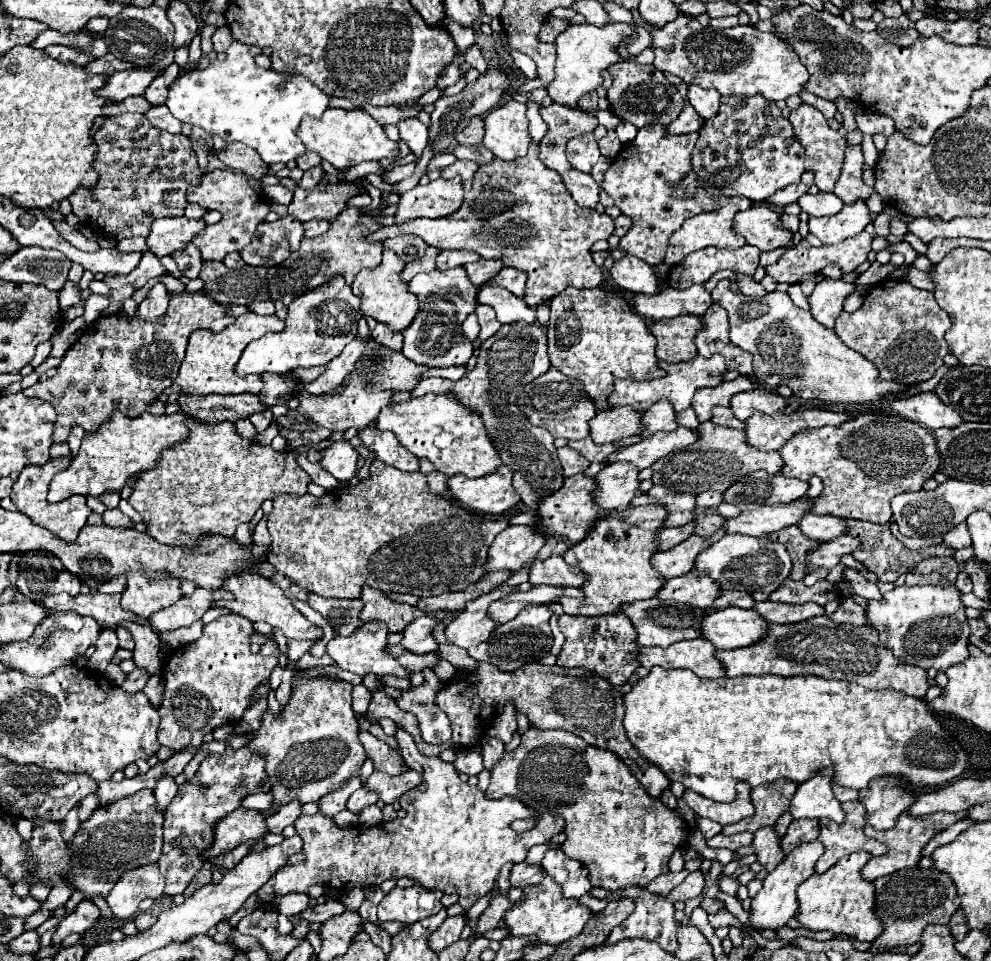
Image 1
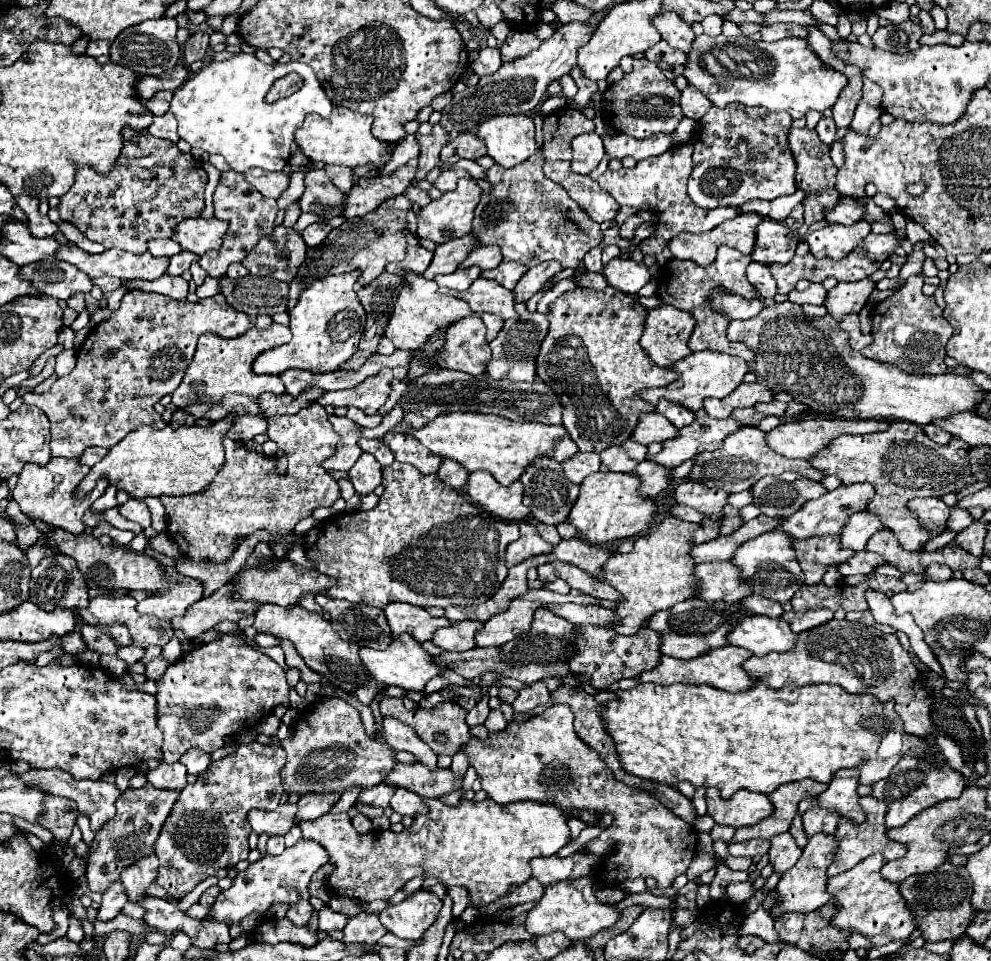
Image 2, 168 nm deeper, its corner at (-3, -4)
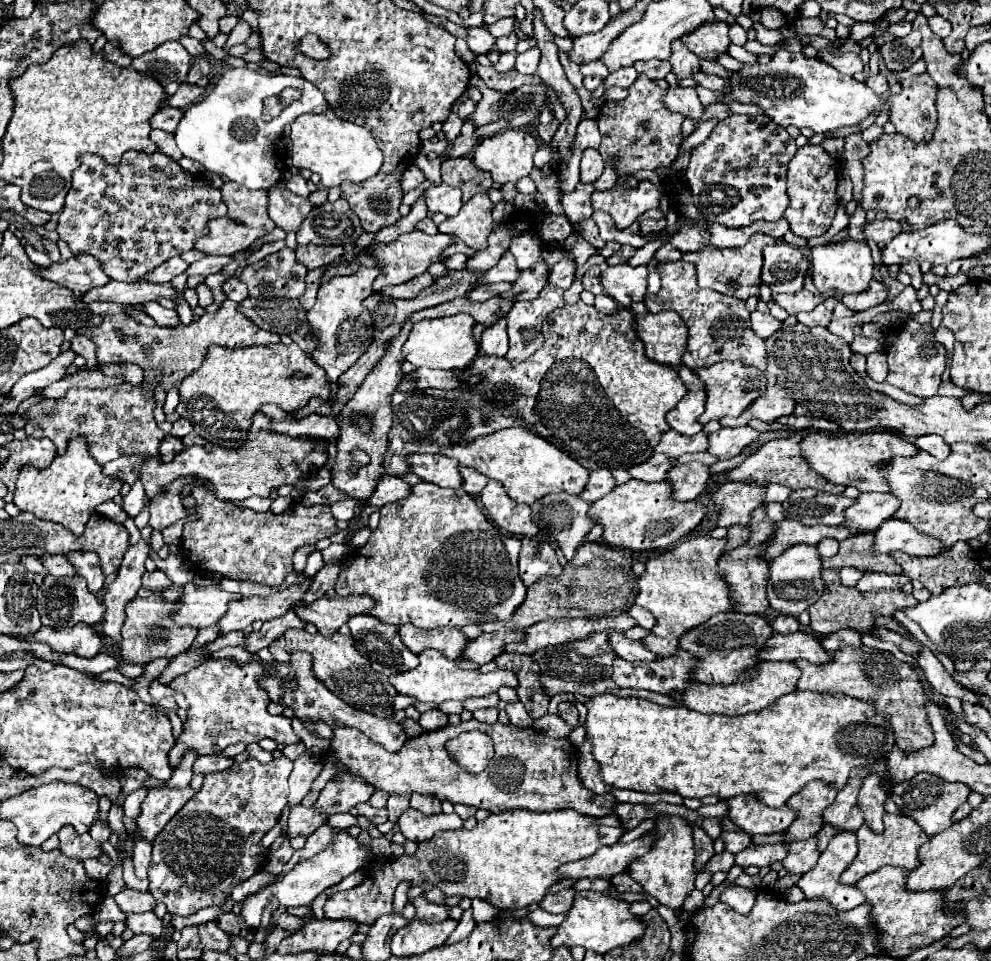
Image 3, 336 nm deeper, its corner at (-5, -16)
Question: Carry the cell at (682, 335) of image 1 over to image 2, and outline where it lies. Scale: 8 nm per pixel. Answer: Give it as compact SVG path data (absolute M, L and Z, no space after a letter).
M659 306L649 310L645 330L641 336L643 350L663 368L671 368L675 362L689 356L689 336L693 334L695 320L689 312L677 310L673 306Z

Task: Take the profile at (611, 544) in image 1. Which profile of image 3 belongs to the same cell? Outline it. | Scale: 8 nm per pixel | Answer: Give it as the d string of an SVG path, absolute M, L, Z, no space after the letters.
M699 536L683 540L671 552L649 560L647 570L637 578L641 592L637 594L635 604L647 608L657 618L651 636L647 636L643 644L657 656L673 656L675 652L679 652L681 636L687 634L691 628L697 628L715 614L733 612L733 598L729 586L717 568L719 556L725 552L725 546L725 538L717 540Z

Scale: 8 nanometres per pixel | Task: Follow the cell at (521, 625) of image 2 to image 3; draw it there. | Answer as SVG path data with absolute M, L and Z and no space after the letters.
M621 614L615 618L597 618L597 620L587 620L587 618L577 618L577 620L543 620L539 624L529 626L527 638L521 644L507 644L507 652L517 652L517 654L533 654L537 650L549 648L549 646L559 646L567 644L571 640L583 640L595 632L607 632L607 630L619 630L625 632L629 628L637 626L637 622L629 614Z

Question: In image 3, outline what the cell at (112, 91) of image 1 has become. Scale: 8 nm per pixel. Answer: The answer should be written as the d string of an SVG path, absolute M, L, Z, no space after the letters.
M183 82L183 84L179 86L179 90L175 92L175 96L167 98L167 102L163 102L163 106L173 106L173 108L181 108L181 110L183 110L183 108L187 108L187 106L199 102L203 94L205 94L205 88L199 88L199 86L195 86L195 84Z

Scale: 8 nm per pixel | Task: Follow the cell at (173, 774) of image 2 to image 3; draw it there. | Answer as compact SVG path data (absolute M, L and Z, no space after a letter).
M185 752L181 764L175 768L173 776L169 778L169 782L165 786L171 786L171 788L185 788L189 782L191 782L191 776L193 776L193 764L195 764L195 758L197 754L195 752Z

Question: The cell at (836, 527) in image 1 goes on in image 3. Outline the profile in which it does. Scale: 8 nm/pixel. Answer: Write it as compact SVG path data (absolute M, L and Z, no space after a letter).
M885 520L877 534L875 534L875 546L873 552L887 554L887 552L905 552L911 556L937 556L943 552L941 540L921 534L917 528L913 528L905 520Z

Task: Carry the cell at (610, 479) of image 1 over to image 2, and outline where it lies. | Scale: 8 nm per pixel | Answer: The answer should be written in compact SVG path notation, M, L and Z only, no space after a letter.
M643 460L637 464L633 476L637 476L641 480L637 492L639 496L645 496L645 498L651 498L651 496L657 496L661 490L665 490L669 486L669 468L663 468L655 462L649 462L649 460Z

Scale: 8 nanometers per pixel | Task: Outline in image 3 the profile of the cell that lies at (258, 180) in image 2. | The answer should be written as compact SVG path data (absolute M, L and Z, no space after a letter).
M271 188L269 190L269 218L281 230L297 232L305 220L305 216L315 208L307 198L293 194L291 190Z

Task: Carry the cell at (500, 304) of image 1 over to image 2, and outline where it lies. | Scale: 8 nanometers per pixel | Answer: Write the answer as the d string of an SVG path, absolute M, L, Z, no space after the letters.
M477 278L465 292L455 292L447 288L439 288L439 292L449 292L455 296L461 296L473 312L491 312L501 316L503 320L515 318L517 320L517 310L515 310L515 300L511 290L501 288L501 284L485 278Z

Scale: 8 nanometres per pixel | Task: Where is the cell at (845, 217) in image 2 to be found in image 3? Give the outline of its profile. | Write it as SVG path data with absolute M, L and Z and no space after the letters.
M875 220L865 224L865 236L873 242L891 242L901 232L901 224L895 220Z

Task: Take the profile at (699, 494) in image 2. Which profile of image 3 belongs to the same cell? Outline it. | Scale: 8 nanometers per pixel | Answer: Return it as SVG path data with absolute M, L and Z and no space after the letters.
M729 482L719 492L713 494L713 502L719 506L719 526L747 526L751 522L751 514L755 508L763 506L767 492L767 484L743 484Z

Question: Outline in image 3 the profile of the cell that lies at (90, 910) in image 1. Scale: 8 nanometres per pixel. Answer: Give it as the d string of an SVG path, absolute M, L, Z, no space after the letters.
M131 888L121 890L115 896L115 902L119 904L121 912L125 912L125 914L129 914L129 912L149 912L157 906L151 892L139 892L139 890L131 890Z

